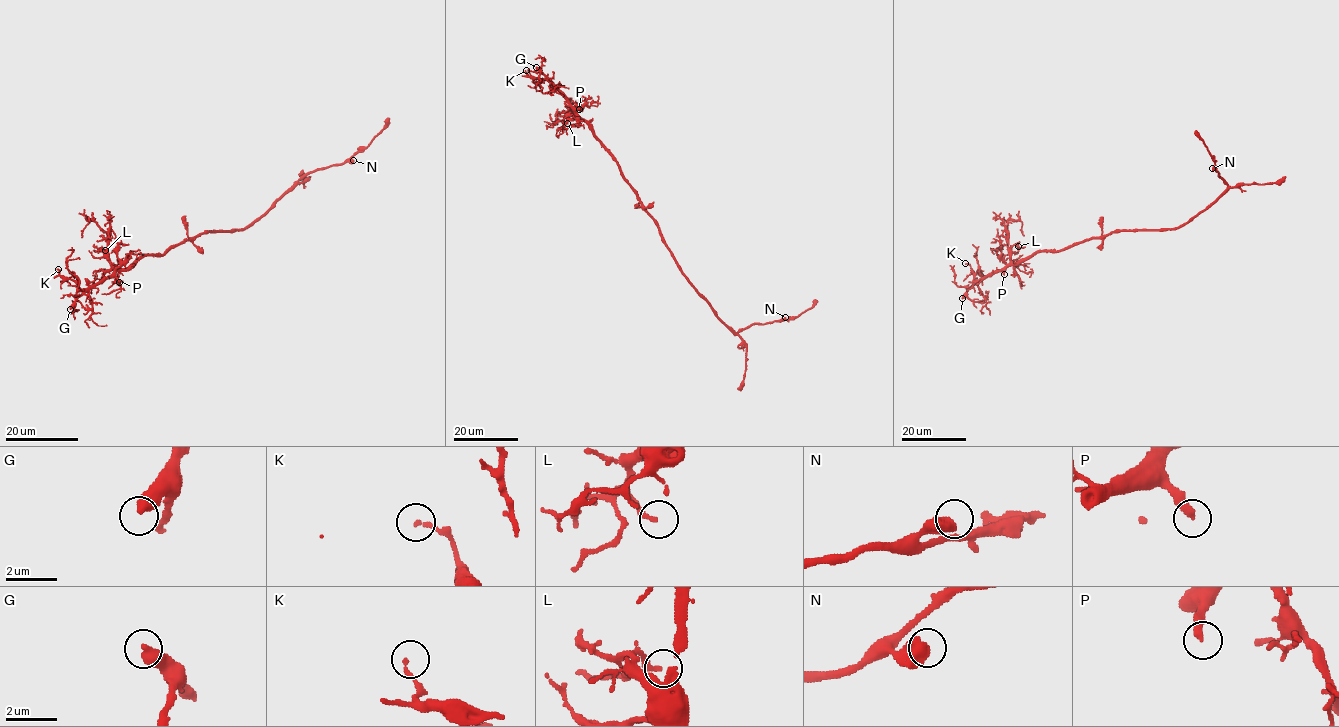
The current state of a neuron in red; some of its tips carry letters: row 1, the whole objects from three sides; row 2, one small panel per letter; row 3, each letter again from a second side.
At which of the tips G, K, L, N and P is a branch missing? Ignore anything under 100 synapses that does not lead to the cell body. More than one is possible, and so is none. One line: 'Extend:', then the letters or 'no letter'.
Extend: G

